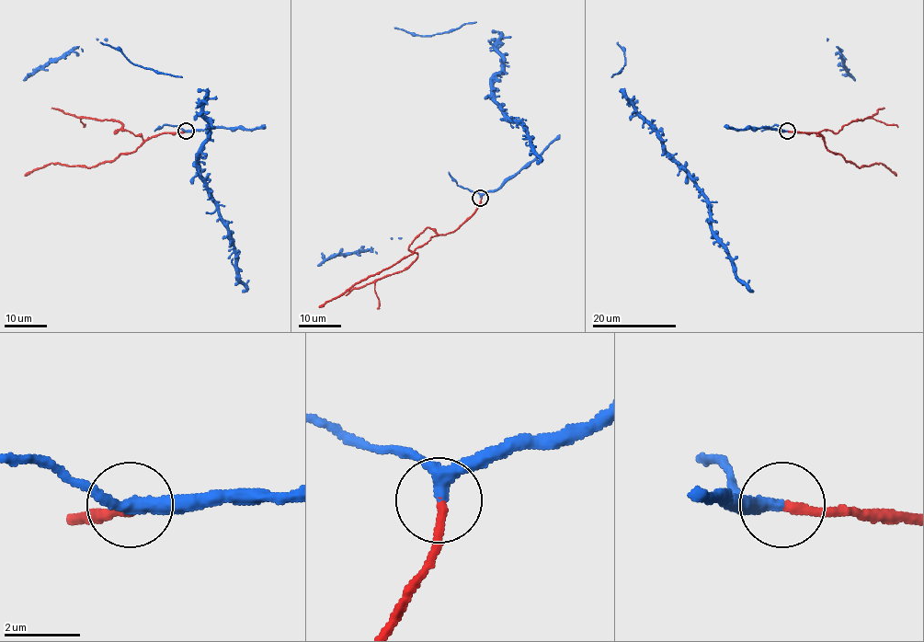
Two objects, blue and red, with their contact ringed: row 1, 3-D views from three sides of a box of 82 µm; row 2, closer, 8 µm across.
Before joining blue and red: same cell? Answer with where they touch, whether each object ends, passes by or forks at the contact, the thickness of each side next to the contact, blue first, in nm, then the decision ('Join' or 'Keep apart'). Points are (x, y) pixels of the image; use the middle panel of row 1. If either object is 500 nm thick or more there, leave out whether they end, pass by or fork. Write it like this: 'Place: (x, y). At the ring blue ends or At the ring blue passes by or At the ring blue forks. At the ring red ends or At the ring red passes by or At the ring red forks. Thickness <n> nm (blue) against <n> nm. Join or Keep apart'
Place: (480, 198). At the ring blue passes by. At the ring red ends. Thickness 280 nm (blue) against 240 nm. Join

